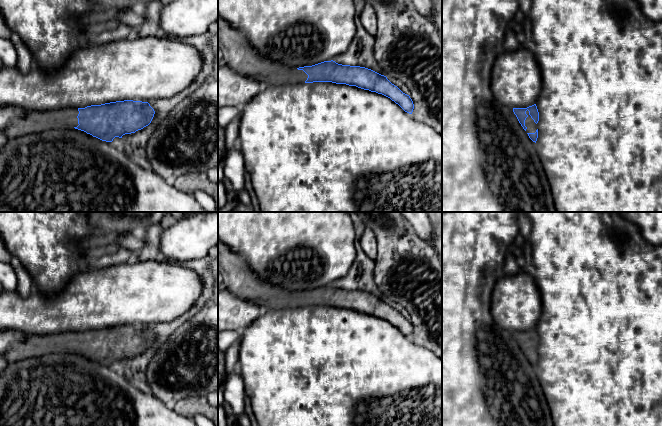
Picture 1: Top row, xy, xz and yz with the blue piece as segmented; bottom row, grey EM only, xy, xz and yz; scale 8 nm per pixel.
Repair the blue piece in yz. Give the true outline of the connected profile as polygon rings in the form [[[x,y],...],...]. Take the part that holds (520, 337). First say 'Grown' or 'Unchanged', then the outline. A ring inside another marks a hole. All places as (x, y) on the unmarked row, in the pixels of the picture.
Grown. [[[536,328],[527,332],[513,332],[513,336],[529,362],[536,367],[538,362],[537,347],[539,345],[539,336]]]

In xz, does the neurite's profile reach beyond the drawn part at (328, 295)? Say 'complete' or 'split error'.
split error

